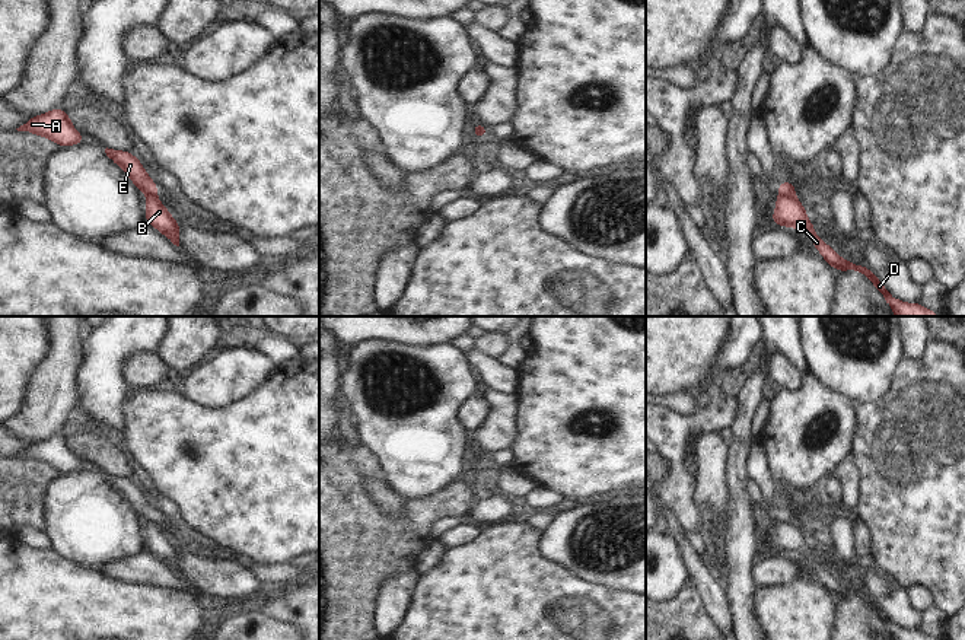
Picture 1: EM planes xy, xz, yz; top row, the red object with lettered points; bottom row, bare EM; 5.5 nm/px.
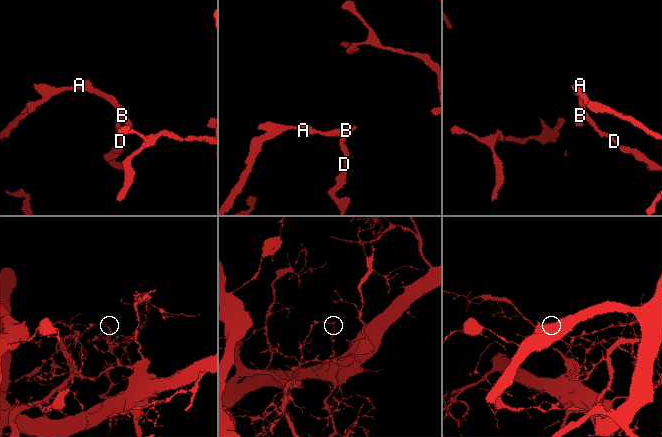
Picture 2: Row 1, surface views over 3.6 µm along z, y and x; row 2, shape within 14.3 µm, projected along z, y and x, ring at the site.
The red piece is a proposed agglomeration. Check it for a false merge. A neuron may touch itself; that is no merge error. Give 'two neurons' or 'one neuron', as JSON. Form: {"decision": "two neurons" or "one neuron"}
{"decision": "two neurons"}

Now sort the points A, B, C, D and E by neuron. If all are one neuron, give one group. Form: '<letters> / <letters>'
A E / B C D

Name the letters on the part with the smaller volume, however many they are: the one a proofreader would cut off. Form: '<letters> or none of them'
A, E

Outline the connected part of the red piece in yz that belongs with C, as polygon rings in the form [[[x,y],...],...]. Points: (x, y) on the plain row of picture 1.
[[[796,522],[777,523],[775,538],[771,542],[771,548],[778,554],[794,554],[803,557],[810,570],[818,576],[821,585],[824,585],[837,599],[838,598],[857,598],[863,601],[885,624],[888,633],[894,640],[939,640],[921,633],[920,628],[905,630],[894,624],[880,608],[880,604],[875,601],[866,590],[854,590],[840,583],[824,566],[815,558],[815,551],[808,545],[805,532],[796,525]]]

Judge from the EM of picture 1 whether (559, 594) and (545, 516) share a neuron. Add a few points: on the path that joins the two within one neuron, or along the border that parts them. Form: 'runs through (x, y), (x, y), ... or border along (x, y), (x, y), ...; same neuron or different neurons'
border along (524, 522), (540, 532); different neurons

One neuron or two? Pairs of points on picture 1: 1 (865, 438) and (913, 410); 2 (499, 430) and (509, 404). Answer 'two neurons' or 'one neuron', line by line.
1: one neuron
2: one neuron

